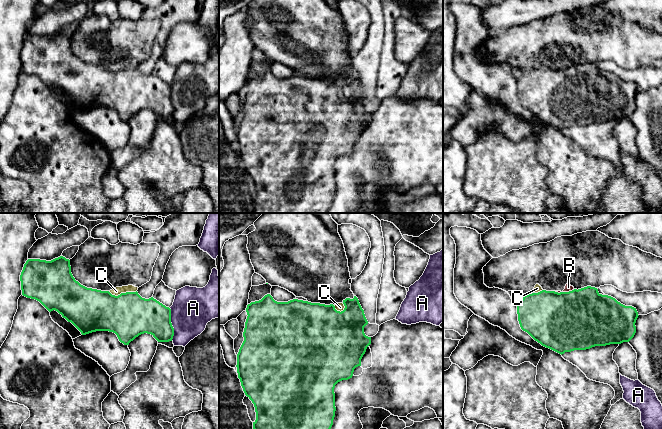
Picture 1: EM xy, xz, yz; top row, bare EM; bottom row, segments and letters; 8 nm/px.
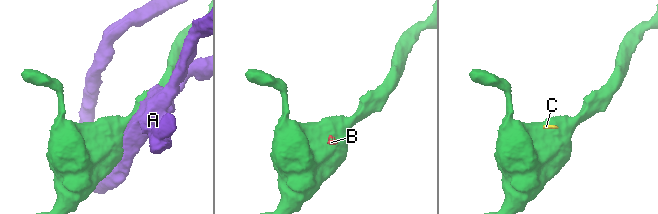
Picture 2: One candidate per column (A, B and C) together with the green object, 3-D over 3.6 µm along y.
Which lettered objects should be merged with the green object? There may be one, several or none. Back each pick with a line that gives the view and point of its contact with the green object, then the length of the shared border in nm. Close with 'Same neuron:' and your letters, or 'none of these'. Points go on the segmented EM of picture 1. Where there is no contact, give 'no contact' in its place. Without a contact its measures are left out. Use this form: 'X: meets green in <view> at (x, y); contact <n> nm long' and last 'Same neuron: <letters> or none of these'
Same neuron: none of these

